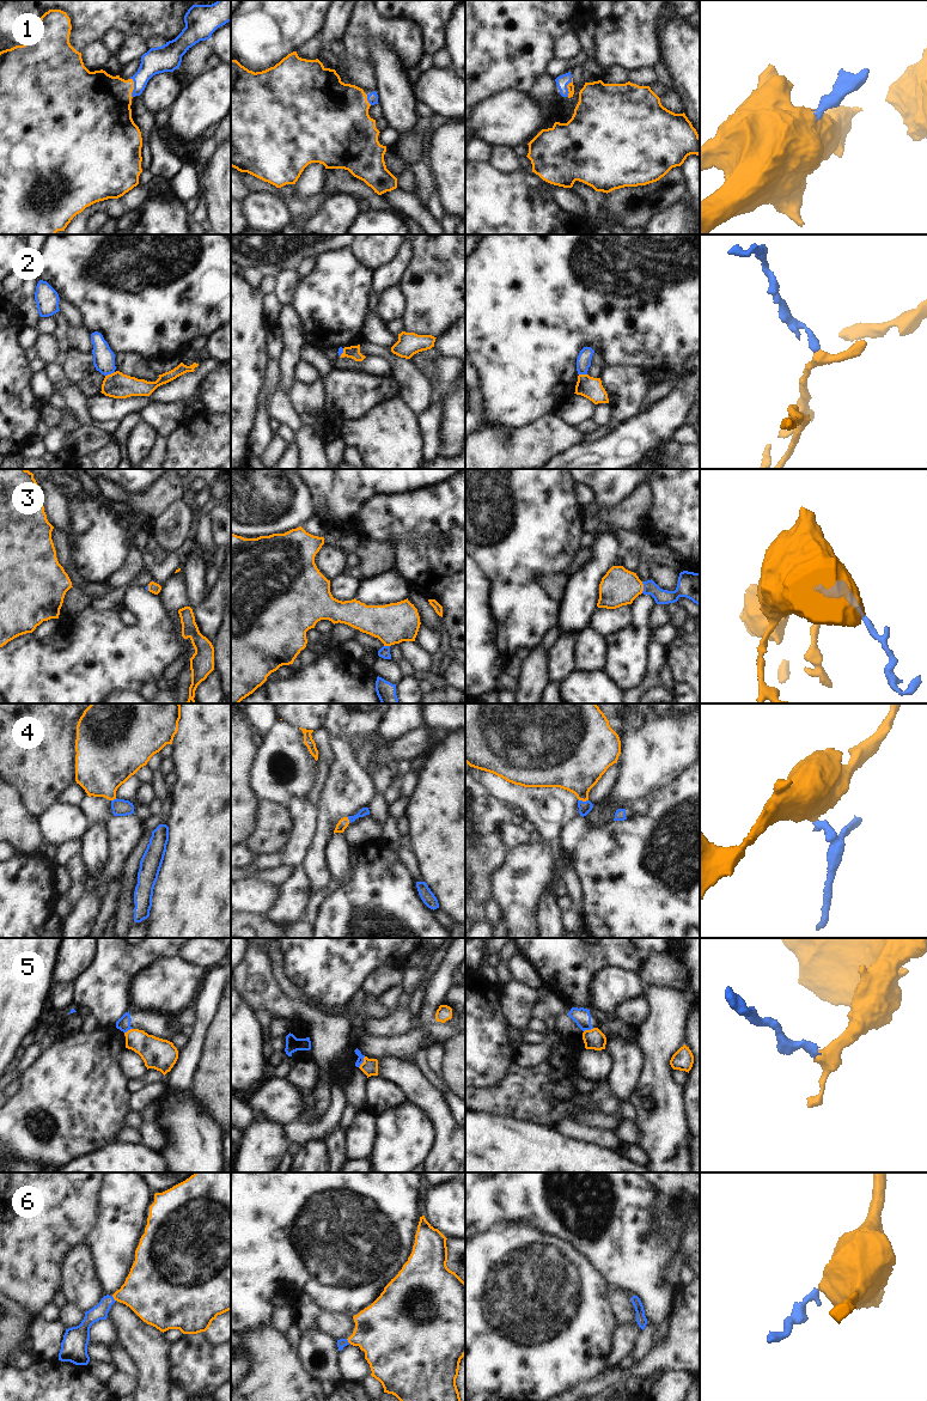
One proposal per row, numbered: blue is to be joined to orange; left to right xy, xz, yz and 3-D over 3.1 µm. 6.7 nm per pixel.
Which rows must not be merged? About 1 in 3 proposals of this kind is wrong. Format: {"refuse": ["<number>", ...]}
{"refuse": ["2", "5"]}

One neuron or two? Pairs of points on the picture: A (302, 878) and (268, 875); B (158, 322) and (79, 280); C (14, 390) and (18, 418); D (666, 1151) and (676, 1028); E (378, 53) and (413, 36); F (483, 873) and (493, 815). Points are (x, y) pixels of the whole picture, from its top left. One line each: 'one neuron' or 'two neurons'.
A: two neurons
B: one neuron
C: one neuron
D: one neuron
E: two neurons
F: one neuron

